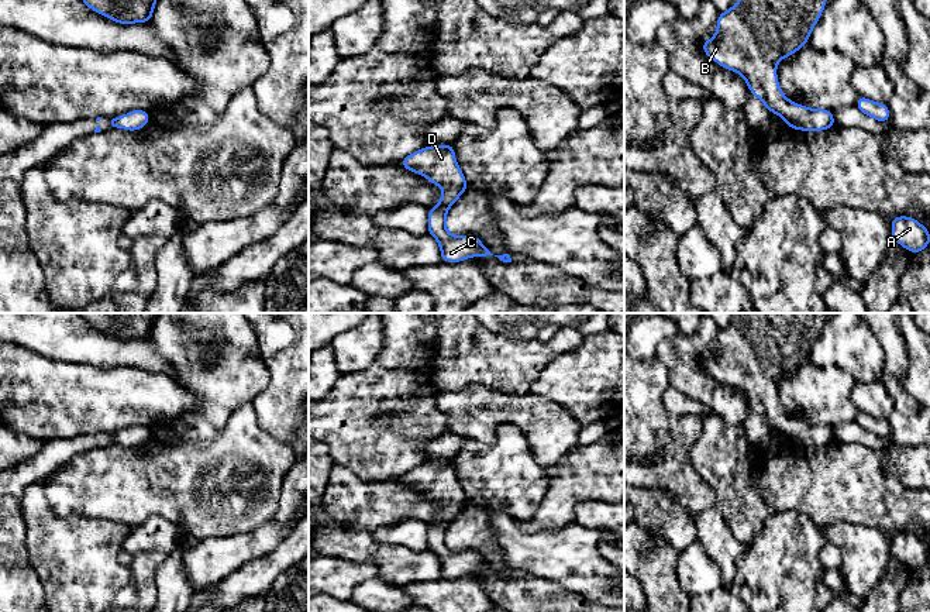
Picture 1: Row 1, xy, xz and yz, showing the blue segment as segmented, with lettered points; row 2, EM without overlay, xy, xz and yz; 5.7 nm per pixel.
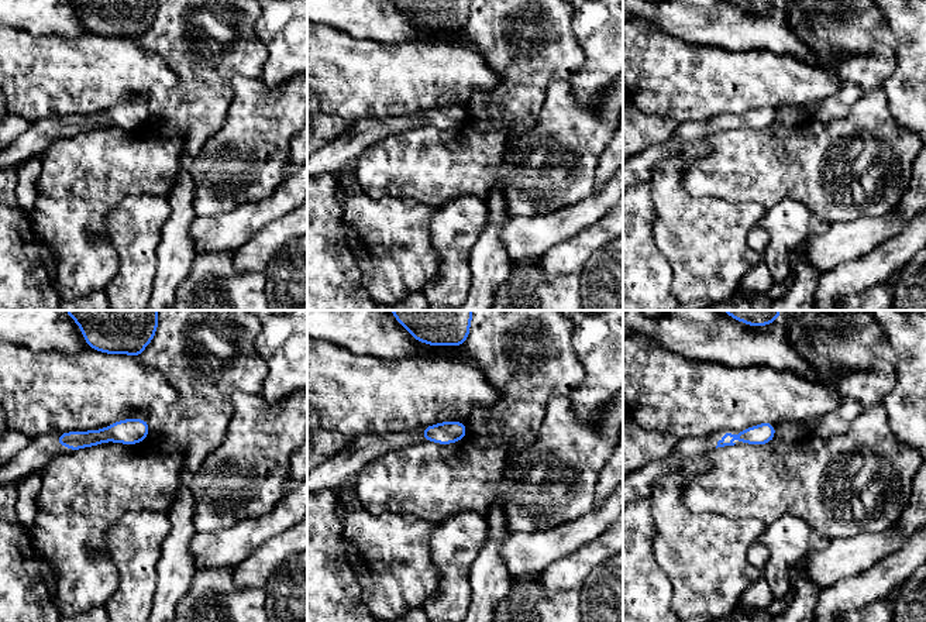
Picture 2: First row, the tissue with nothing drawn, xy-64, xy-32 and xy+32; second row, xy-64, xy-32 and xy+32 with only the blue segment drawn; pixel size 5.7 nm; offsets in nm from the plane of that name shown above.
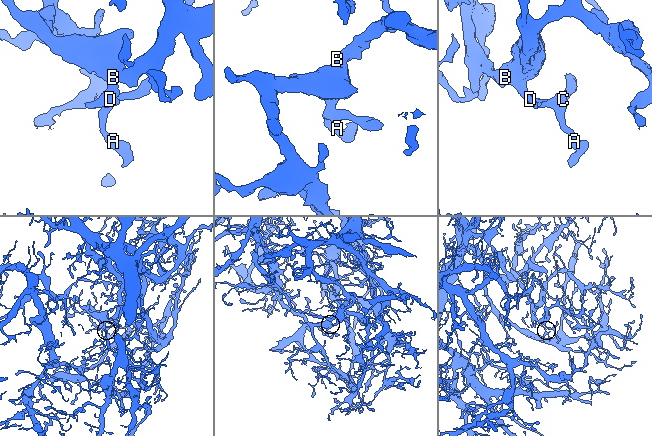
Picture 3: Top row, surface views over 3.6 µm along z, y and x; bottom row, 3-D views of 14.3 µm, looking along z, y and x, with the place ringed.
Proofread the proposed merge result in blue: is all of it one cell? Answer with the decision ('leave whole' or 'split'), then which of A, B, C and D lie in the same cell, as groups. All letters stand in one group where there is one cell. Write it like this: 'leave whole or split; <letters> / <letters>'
leave whole; A B C D

